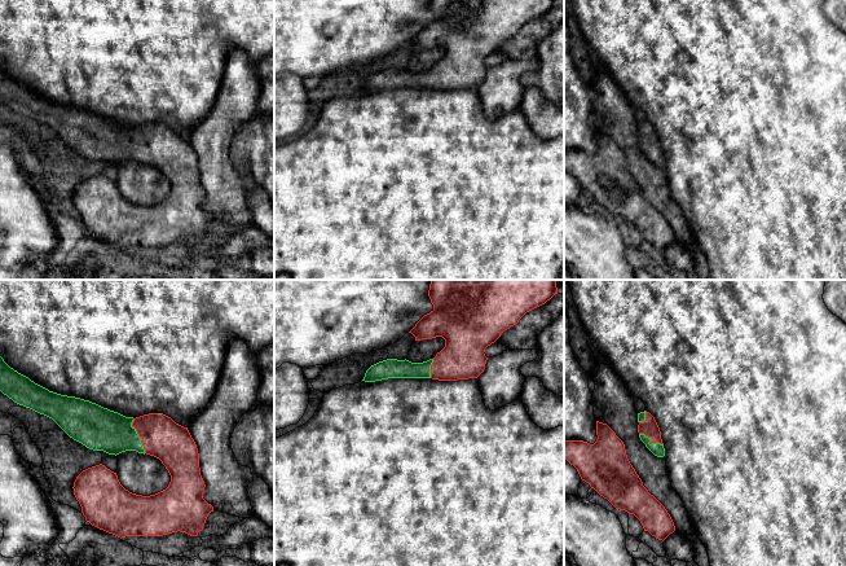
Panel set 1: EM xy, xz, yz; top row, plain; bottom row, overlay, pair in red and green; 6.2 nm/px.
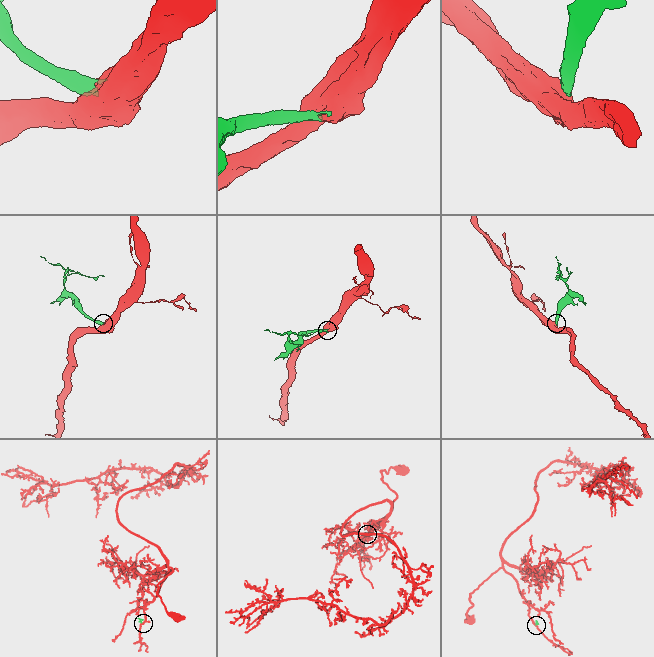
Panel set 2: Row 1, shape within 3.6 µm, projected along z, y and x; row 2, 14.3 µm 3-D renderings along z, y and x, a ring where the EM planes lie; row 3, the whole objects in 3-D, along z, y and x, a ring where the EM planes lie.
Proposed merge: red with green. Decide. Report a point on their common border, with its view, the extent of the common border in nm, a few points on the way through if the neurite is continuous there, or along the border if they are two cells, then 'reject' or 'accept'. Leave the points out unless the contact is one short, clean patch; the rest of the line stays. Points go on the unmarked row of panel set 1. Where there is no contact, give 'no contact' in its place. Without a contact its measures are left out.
contact xy (139, 145); length 220 nm; way xy (162, 148), (159, 145), (139, 145), (118, 144), (100, 139); accept

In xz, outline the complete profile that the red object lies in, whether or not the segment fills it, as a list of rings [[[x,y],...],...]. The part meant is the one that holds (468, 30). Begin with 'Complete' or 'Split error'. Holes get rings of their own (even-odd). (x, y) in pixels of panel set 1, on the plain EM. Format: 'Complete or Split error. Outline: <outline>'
Split error. Outline: [[[428,0],[433,19],[424,25],[409,41],[415,51],[442,47],[445,57],[433,69],[423,73],[387,69],[371,75],[362,91],[375,92],[388,88],[432,88],[457,91],[477,88],[485,79],[485,58],[501,44],[516,35],[529,21],[545,14],[558,0]]]

